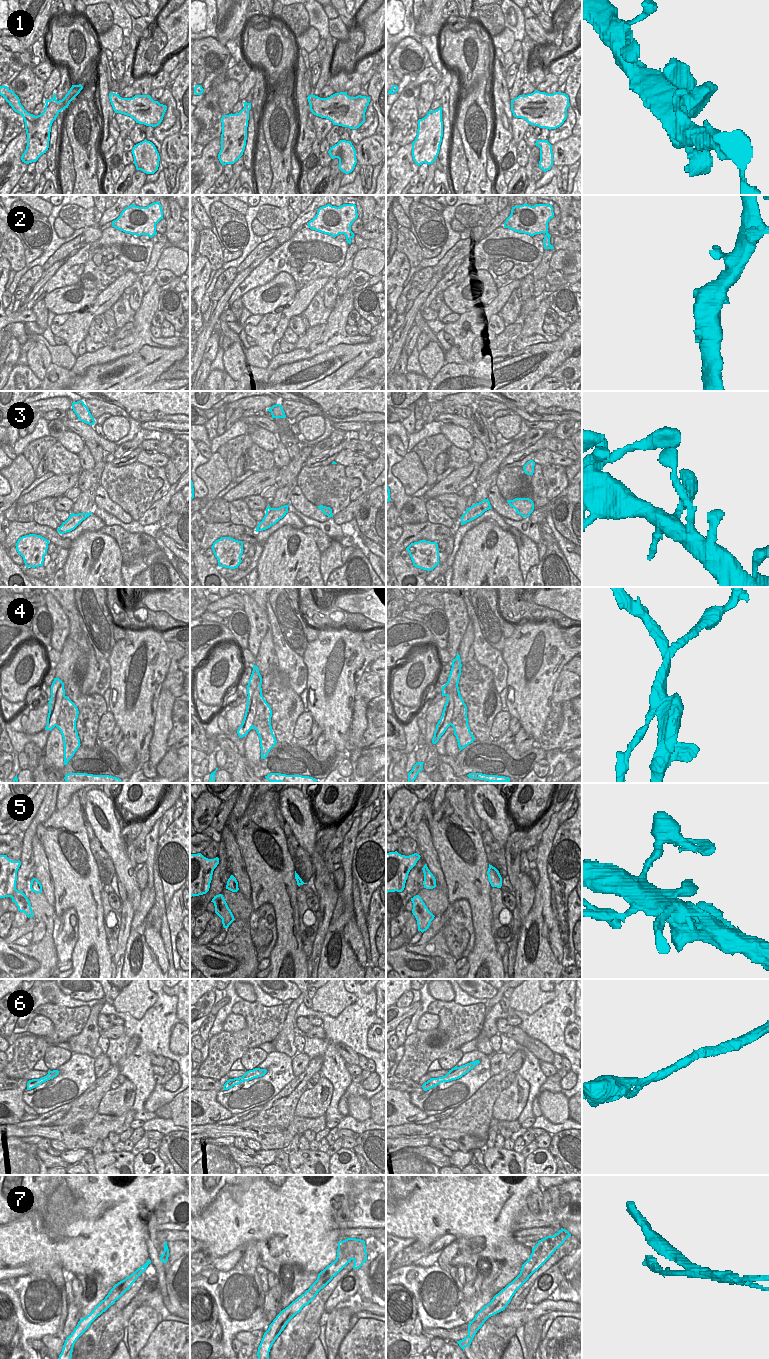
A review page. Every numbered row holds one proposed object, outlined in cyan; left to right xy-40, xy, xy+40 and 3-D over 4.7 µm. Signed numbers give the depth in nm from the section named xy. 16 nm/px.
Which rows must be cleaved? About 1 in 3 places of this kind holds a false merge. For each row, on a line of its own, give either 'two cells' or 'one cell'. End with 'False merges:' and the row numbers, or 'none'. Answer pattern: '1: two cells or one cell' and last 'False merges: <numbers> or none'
1: one cell
2: one cell
3: one cell
4: two cells
5: one cell
6: one cell
7: two cells
False merges: 4, 7

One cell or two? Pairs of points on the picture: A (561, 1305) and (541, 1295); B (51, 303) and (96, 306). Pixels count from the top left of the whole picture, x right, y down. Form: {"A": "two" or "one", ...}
{"A": "two", "B": "two"}

